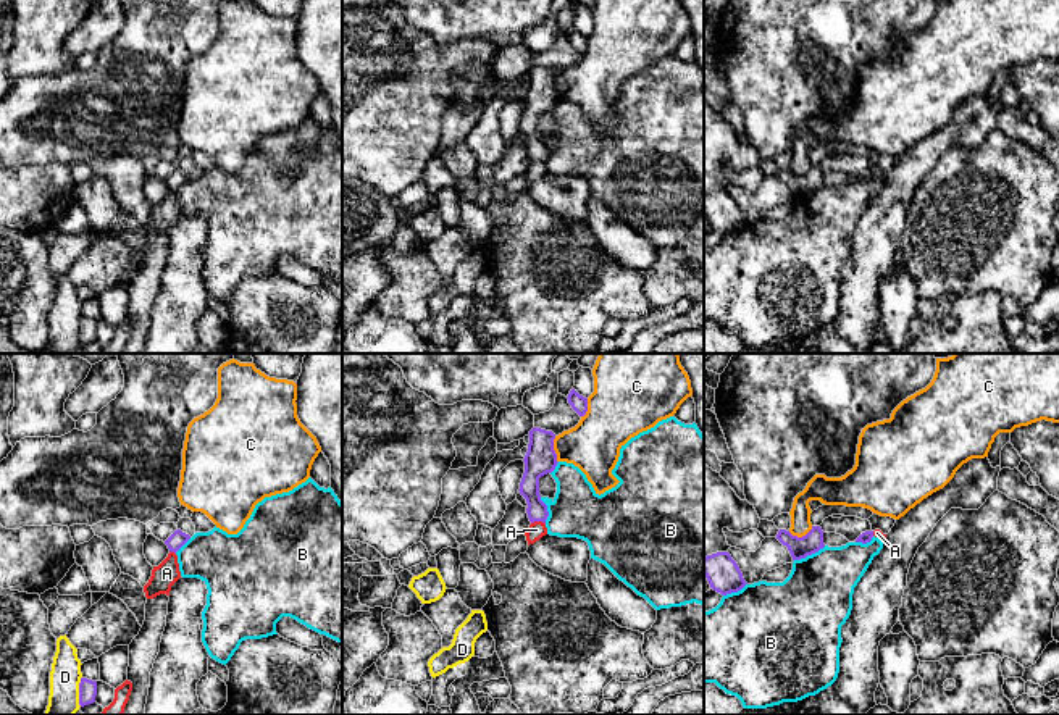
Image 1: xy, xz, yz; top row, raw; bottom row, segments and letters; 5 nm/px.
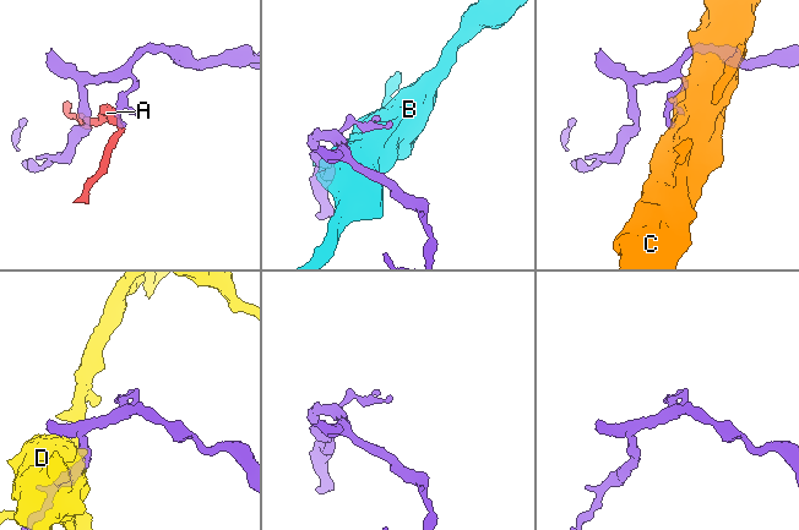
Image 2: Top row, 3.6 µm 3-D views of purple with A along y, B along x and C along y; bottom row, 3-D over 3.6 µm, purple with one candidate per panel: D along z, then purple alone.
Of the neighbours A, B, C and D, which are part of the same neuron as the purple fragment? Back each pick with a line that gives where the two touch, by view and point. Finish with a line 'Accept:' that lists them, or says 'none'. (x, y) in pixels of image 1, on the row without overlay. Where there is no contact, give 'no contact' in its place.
Accept: none

